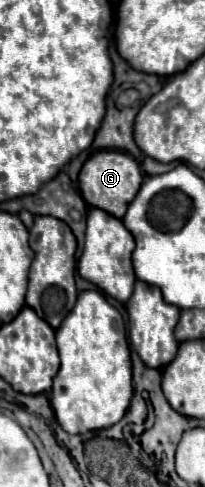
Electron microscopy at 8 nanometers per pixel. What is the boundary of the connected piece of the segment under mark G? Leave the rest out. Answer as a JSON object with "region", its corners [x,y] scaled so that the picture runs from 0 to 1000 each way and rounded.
{"region":[[[488,310],[478,318],[449,318],[390,351],[390,396],[410,413],[439,425],[498,429],[537,437],[566,450],[595,450],[634,413],[663,405],[683,380],[693,380],[693,351],[673,335],[634,318],[595,318],[576,310]]]}

